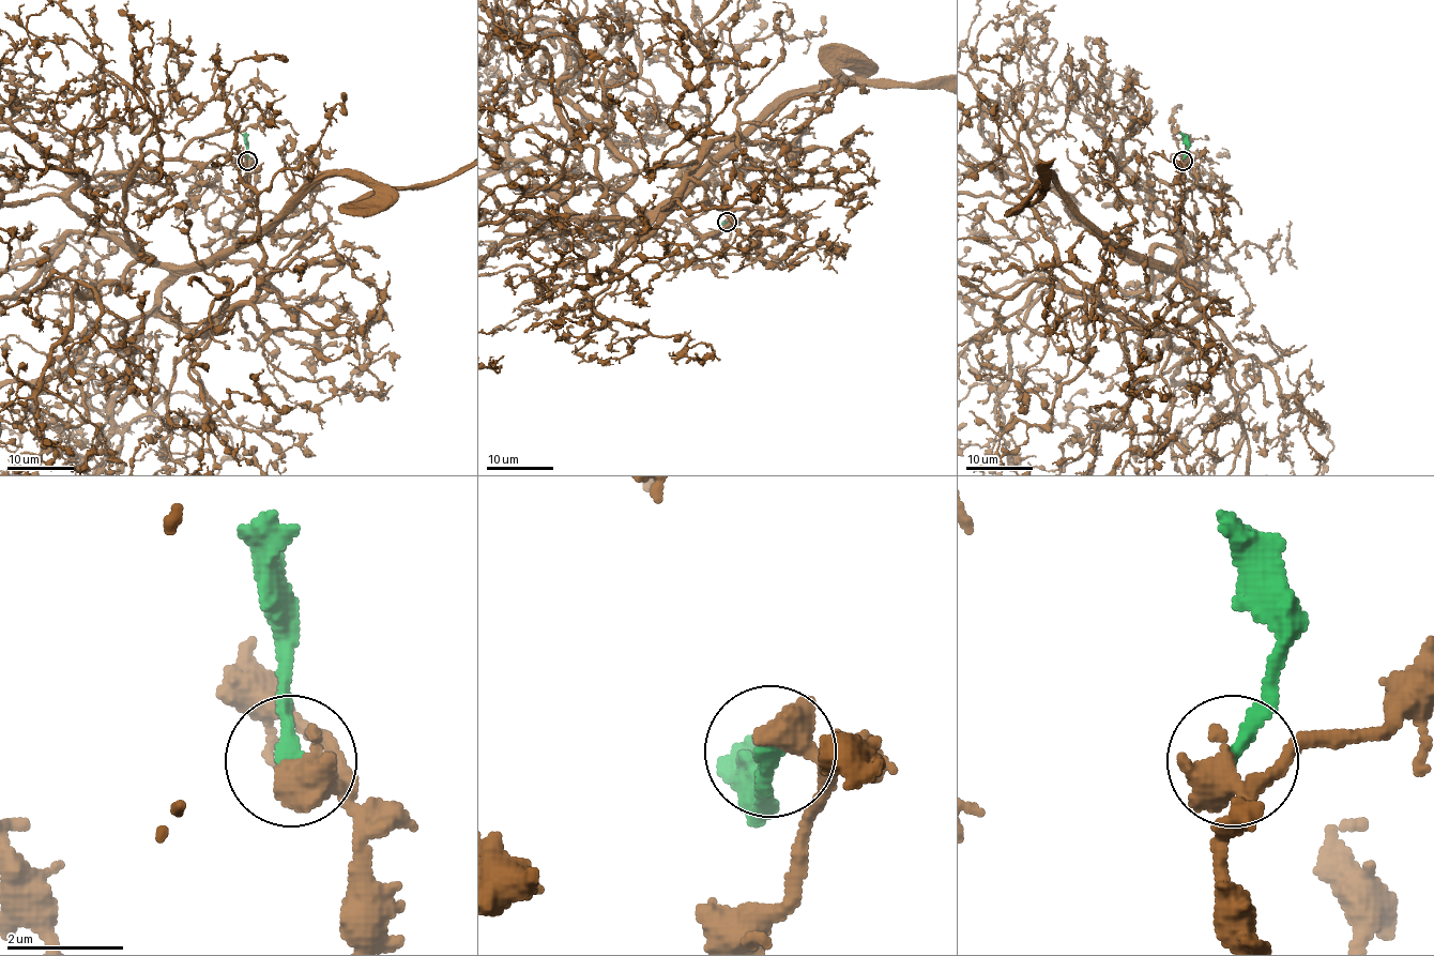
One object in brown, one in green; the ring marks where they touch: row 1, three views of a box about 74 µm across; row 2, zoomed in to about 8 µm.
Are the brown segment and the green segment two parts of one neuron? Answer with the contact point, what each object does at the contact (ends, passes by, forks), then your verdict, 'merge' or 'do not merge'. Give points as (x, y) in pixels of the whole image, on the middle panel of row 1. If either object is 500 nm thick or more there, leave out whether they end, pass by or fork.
at (727, 222); do not merge

